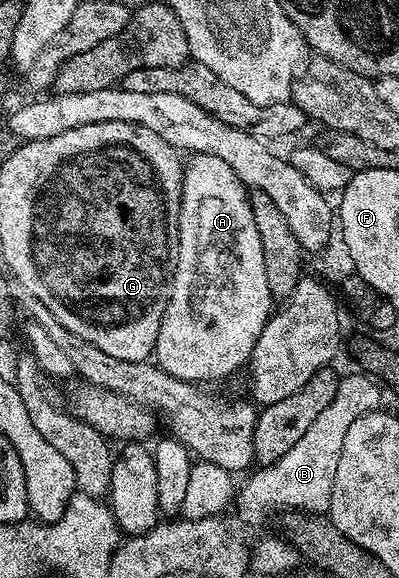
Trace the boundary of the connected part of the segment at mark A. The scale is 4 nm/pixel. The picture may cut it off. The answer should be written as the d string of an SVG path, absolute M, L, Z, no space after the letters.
M194 153L189 159L181 174L179 247L167 286L169 302L163 311L163 323L159 323L155 361L167 375L175 375L175 379L209 383L205 381L229 377L236 369L244 370L250 364L256 340L269 321L275 302L263 272L263 243L259 243L247 187L215 155Z

